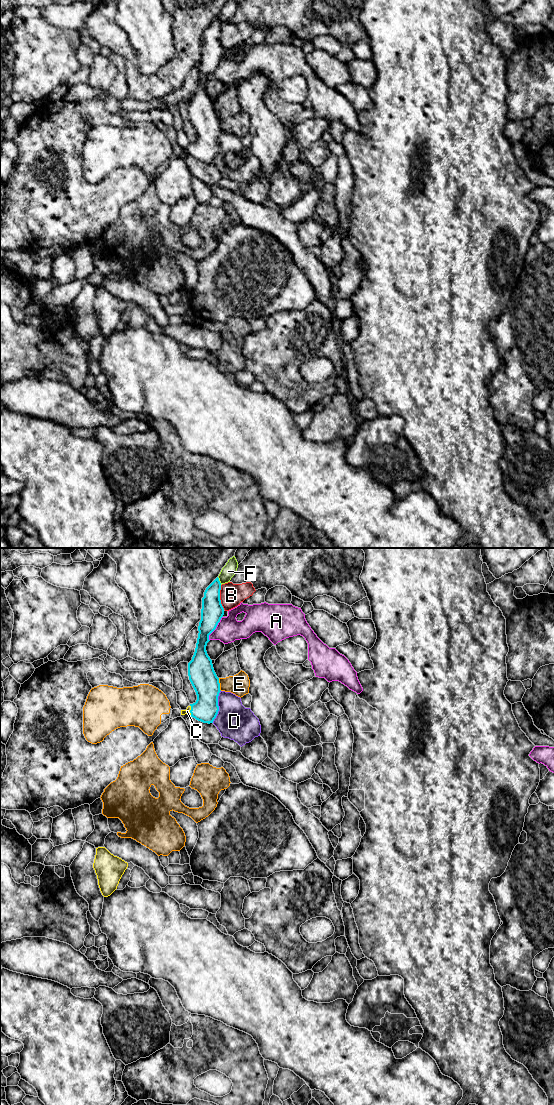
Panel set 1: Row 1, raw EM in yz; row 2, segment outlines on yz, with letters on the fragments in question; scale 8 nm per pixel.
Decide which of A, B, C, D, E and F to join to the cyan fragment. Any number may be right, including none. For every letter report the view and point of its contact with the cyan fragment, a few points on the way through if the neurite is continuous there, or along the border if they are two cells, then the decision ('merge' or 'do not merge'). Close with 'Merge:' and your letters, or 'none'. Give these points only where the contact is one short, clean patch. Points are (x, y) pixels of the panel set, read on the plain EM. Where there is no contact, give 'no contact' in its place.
A: meets cyan in yz at (215, 68); do not merge
B: meets cyan in yz at (219, 37); do not merge
C: meets cyan in yz at (190, 150); runs through yz (206, 124), (206, 137), (190, 150), (187, 151); merge
D: meets cyan in yz at (218, 146); do not merge
E: meets cyan in yz at (219, 124); do not merge
F: meets cyan in yz at (219, 21); do not merge
Merge: C

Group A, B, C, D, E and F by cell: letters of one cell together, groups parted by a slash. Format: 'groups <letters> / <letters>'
groups A / B / C / D / E / F

